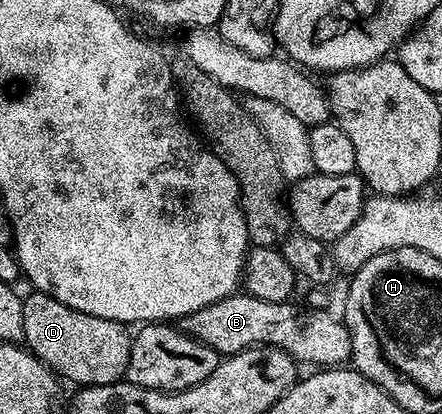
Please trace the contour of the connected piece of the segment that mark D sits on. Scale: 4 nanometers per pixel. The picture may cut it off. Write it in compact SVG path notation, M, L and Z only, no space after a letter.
M33 290L29 292L29 295L26 293L21 299L21 307L23 308L23 332L25 333L24 345L41 363L48 366L66 383L67 381L77 382L78 387L102 386L122 381L125 378L131 356L131 334L130 331L125 331L128 329L122 323L91 316L75 308L67 308L67 304L55 300L55 296L44 294L42 290Z

